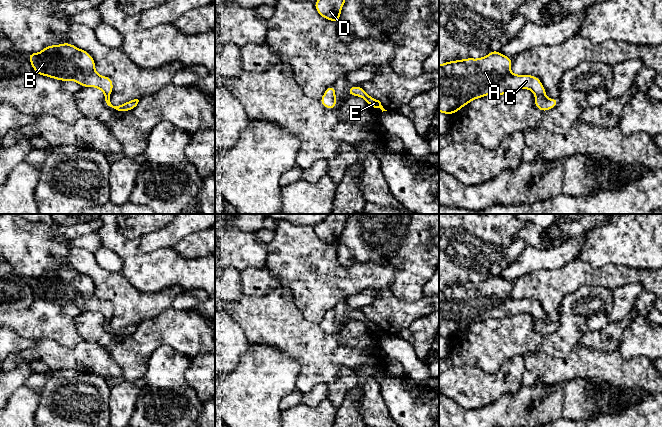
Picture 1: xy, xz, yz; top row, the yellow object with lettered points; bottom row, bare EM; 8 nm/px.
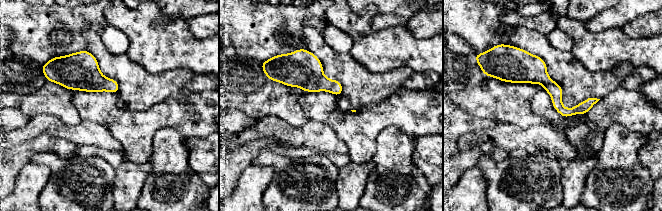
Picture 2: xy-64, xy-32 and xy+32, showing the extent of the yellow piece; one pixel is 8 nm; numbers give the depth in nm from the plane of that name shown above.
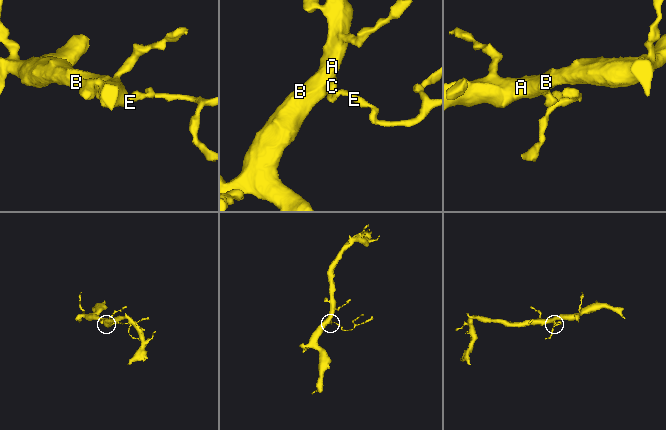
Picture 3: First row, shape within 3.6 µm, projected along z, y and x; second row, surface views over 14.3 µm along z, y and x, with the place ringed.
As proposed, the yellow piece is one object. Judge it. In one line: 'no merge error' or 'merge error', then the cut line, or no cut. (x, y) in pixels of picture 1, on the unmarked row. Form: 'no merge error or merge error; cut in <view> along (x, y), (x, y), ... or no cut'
no merge error; no cut

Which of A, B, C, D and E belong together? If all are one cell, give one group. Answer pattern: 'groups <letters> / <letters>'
groups A B C D E

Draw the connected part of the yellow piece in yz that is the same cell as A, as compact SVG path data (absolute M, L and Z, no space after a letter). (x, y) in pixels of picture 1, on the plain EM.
M496 273L479 282L466 282L448 285L439 289L439 336L452 339L472 324L486 319L513 318L519 313L529 313L535 318L534 329L543 337L554 332L559 322L546 322L546 314L536 300L528 298L516 299L510 295L513 283L502 279Z

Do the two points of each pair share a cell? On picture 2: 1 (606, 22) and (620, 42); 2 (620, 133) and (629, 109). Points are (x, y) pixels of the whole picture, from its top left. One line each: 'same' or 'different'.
1: different
2: different

